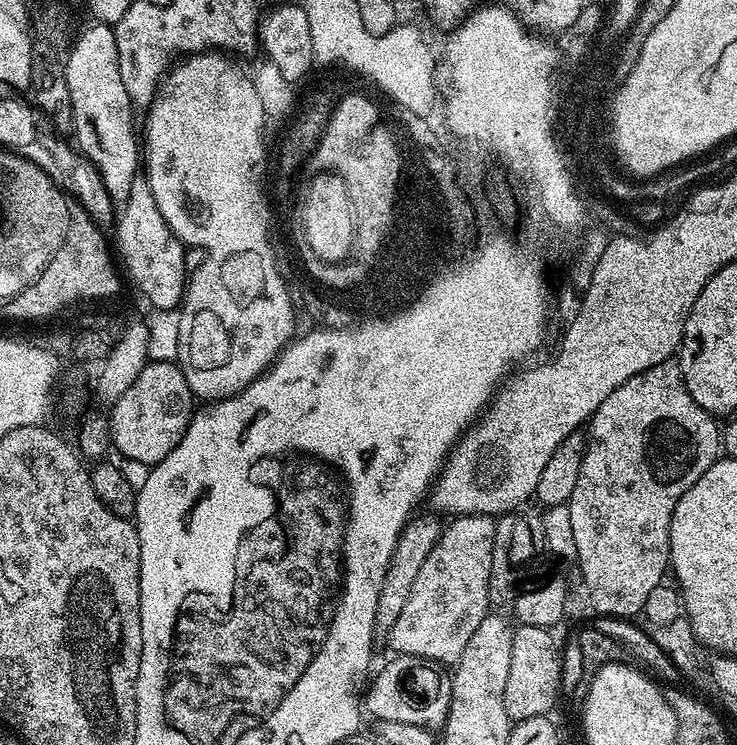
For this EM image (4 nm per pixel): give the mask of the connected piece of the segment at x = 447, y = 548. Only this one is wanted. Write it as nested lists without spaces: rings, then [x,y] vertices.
[[[457,516],[449,521],[434,550],[426,554],[410,598],[396,620],[482,620],[490,613],[487,586],[496,521],[490,516]]]

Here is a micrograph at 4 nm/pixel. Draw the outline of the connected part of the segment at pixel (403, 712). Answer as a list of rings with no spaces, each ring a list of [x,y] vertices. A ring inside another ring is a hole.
[[[397,655],[366,688],[366,712],[376,720],[401,720],[414,726],[439,729],[448,717],[452,681],[443,676],[435,663],[425,662],[418,656]]]

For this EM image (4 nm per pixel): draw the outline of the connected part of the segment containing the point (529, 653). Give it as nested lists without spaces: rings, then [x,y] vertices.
[[[520,624],[514,631],[514,646],[510,646],[510,674],[506,677],[506,714],[513,722],[548,716],[560,696],[560,652],[556,649],[556,640],[547,628]]]

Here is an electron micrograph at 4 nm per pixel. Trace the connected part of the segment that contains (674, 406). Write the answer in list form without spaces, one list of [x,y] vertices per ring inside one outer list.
[[[675,359],[634,374],[634,378],[622,382],[598,406],[586,428],[582,470],[578,470],[574,494],[567,502],[577,547],[575,563],[580,564],[580,576],[594,611],[604,616],[636,616],[643,610],[648,595],[670,568],[670,522],[674,518],[674,506],[710,470],[721,452],[721,425],[717,417],[702,410],[690,398],[690,390],[686,390],[682,370]]]

